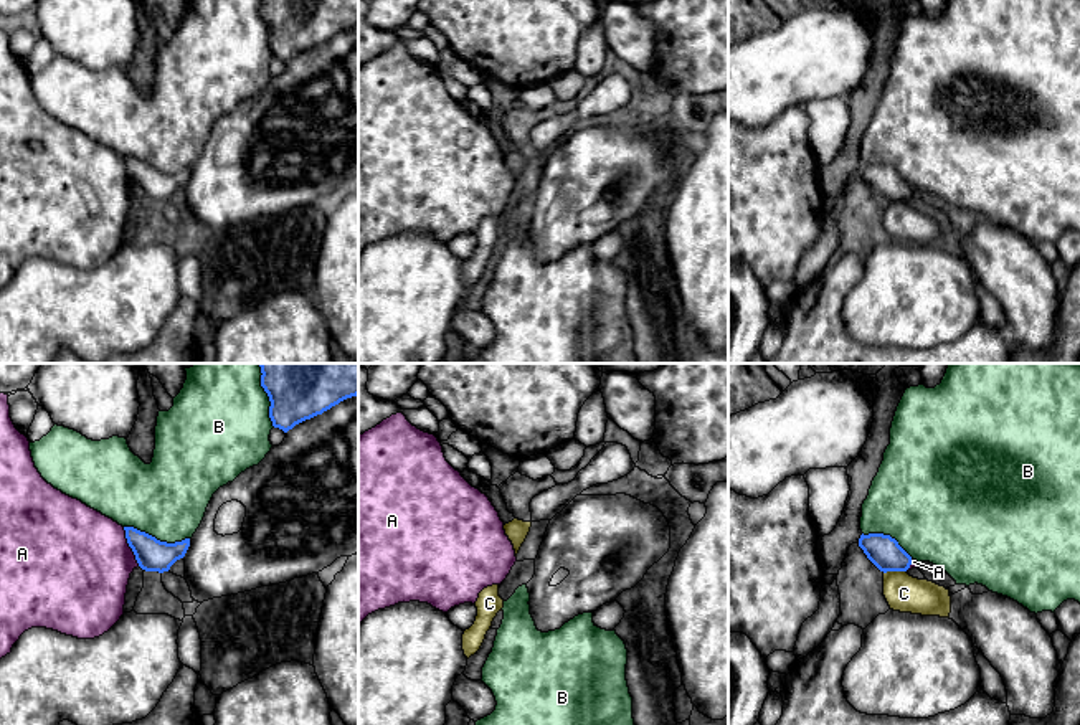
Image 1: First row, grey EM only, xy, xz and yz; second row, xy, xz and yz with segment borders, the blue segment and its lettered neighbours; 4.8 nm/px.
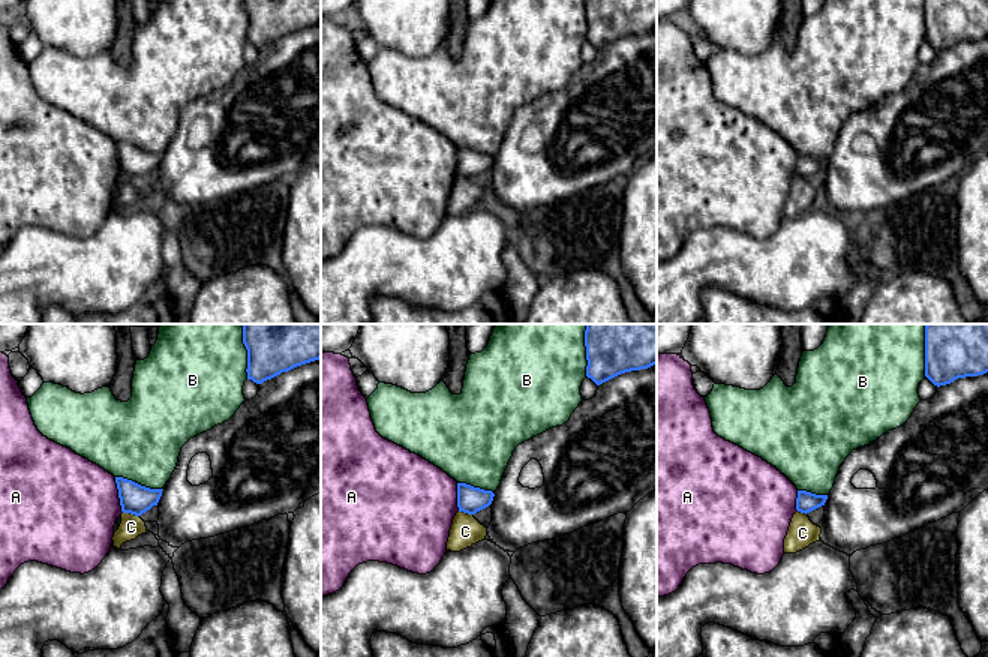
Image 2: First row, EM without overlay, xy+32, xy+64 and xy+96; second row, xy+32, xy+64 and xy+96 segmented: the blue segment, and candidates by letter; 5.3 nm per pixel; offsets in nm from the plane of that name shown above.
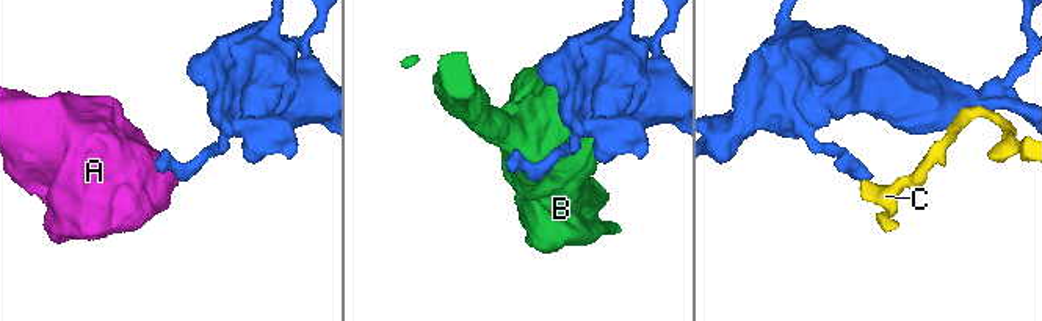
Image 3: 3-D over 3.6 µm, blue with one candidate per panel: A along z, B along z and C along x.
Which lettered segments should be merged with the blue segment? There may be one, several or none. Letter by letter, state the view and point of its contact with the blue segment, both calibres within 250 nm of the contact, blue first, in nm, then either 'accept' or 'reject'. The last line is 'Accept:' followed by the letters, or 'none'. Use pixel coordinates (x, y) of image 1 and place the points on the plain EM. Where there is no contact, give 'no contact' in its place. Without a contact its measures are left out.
A: contact xy (129, 175); calibres 160 and 480 nm; reject
B: contact xy (156, 169); calibres 160 and 380 nm; reject
C: contact yz (894, 200); calibres 160 and 180 nm; reject
Accept: none

